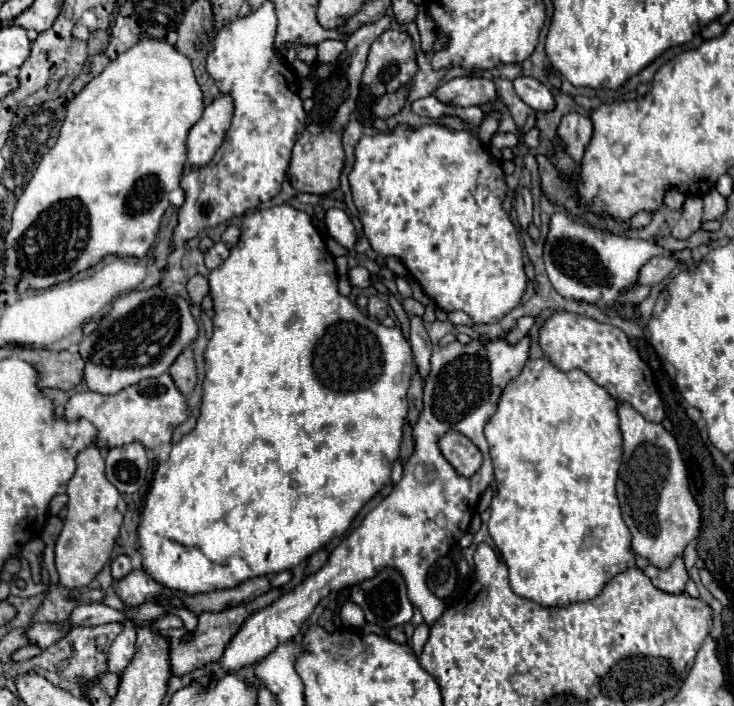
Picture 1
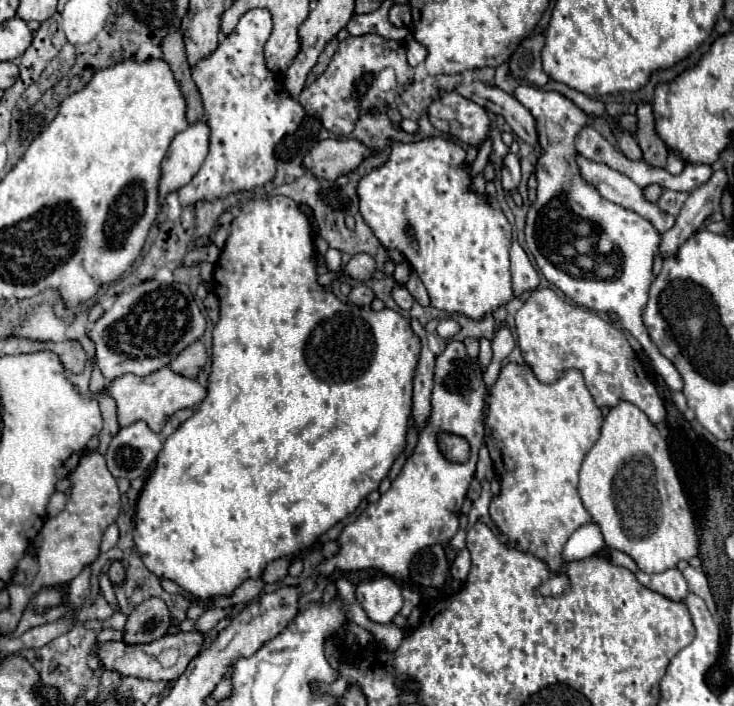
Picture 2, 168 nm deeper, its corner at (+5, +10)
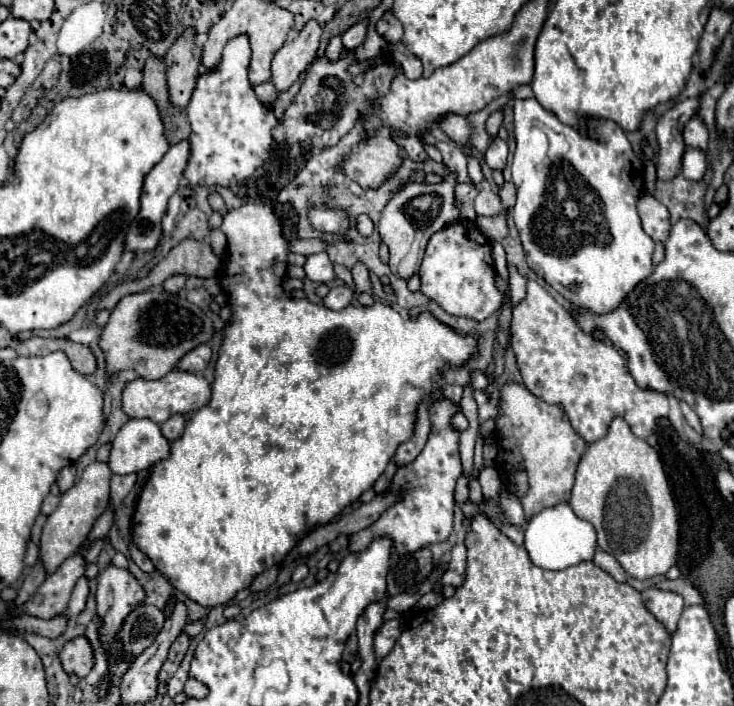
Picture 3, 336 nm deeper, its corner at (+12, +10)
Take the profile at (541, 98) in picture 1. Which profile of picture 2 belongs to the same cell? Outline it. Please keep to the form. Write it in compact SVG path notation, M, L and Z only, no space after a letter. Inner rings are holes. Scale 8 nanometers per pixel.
M533 84L517 86L515 88L515 98L535 116L537 126L539 126L539 140L541 140L541 132L543 132L547 122L553 122L563 130L563 140L559 140L559 142L541 140L543 154L539 156L539 162L535 166L539 188L537 188L537 200L531 204L529 214L527 214L525 238L527 238L527 248L531 250L539 270L543 272L543 276L551 284L555 284L575 304L587 306L595 312L615 312L619 316L623 328L629 330L639 340L639 344L643 346L647 356L653 360L655 370L663 376L665 384L671 390L681 390L683 380L681 380L679 372L659 352L659 348L651 342L651 338L647 334L647 328L643 326L643 306L647 304L647 292L649 292L649 284L651 284L651 264L653 264L653 258L655 258L657 246L659 246L659 234L657 234L655 226L651 226L651 222L641 218L639 214L635 214L631 210L625 210L625 208L605 200L593 186L589 186L579 176L579 168L575 164L575 154L577 152L573 148L573 138L587 124L587 116L585 116L583 110L577 108L577 114L575 114L573 102L567 100L563 94L545 92L545 90L539 90Z

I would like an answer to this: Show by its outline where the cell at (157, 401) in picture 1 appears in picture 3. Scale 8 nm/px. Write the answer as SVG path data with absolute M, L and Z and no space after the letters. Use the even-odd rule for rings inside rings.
M172 370L160 380L146 380L146 378L132 380L122 392L122 406L130 418L150 418L152 422L162 424L174 414L188 414L188 412L200 410L210 402L210 396L212 396L212 390L204 376Z

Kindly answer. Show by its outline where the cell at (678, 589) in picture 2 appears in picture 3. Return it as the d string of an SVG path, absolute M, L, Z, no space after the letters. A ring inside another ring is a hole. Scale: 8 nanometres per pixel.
M648 588L642 592L642 602L648 608L648 612L668 630L668 634L676 632L676 622L684 610L684 602L680 594Z

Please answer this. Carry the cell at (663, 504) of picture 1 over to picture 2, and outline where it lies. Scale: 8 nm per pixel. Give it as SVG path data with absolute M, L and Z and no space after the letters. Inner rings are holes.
M619 402L607 412L599 440L583 460L579 494L603 530L607 548L629 554L643 572L663 572L677 566L679 560L697 556L693 514L669 458L667 442L635 404Z

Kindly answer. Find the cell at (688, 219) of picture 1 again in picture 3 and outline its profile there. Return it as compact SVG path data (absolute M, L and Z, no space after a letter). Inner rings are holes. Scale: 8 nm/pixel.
M644 194L638 200L638 214L642 218L644 232L654 240L654 242L664 242L670 234L670 216L668 208L660 204L654 196Z

